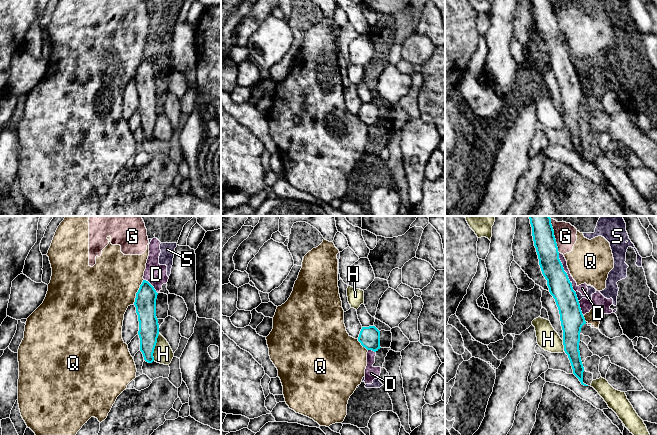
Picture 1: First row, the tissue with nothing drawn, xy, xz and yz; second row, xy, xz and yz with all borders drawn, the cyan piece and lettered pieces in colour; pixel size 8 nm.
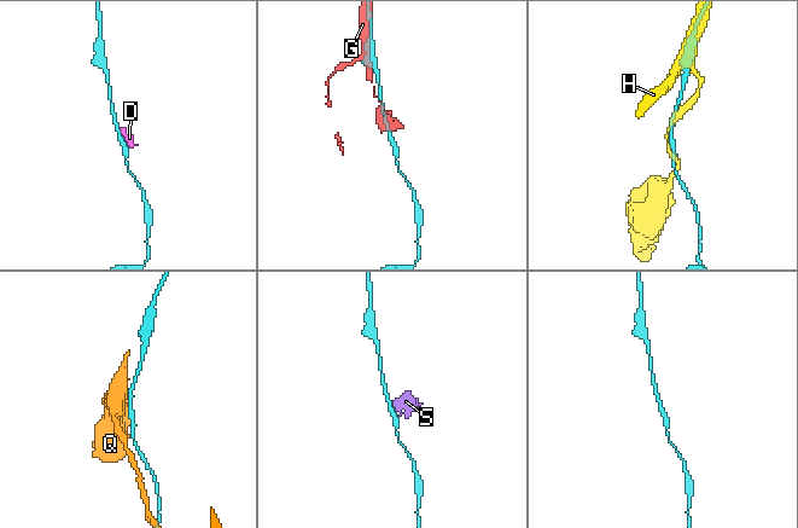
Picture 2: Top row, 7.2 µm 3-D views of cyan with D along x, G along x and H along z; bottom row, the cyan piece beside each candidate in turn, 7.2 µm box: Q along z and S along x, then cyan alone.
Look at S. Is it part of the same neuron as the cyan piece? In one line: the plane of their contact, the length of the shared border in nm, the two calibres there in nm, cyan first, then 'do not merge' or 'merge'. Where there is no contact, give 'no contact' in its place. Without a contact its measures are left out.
contact in yz; length 80 nm; calibres 190 and 60 nm; do not merge

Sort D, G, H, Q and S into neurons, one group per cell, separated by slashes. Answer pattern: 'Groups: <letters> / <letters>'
Groups: D S / G Q / H

